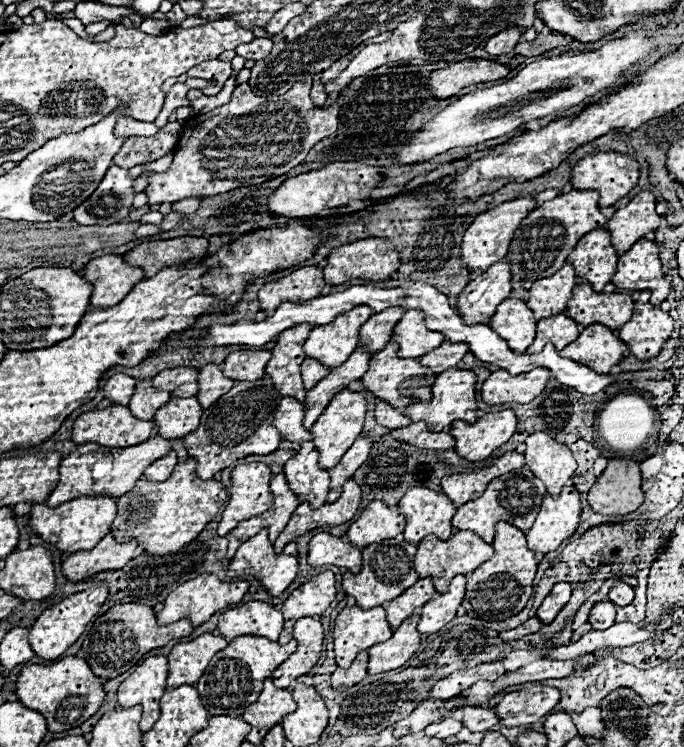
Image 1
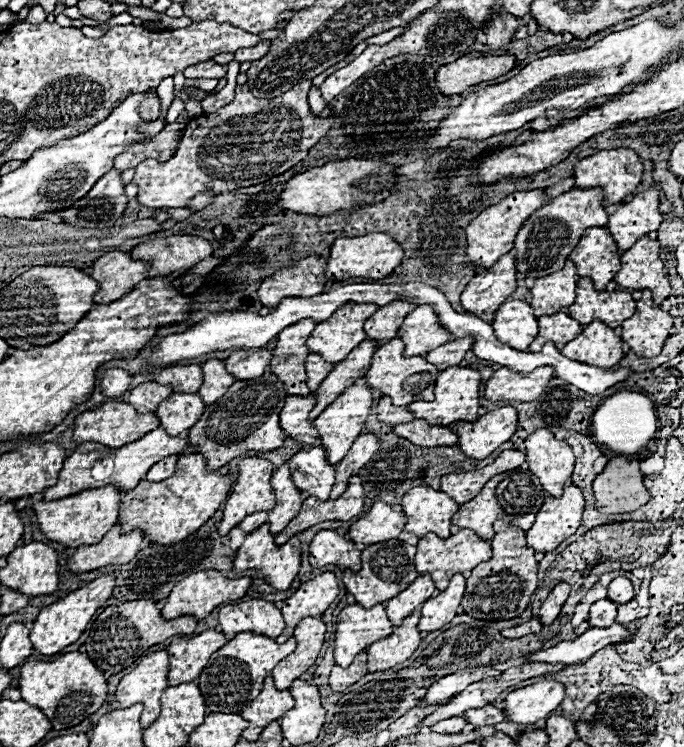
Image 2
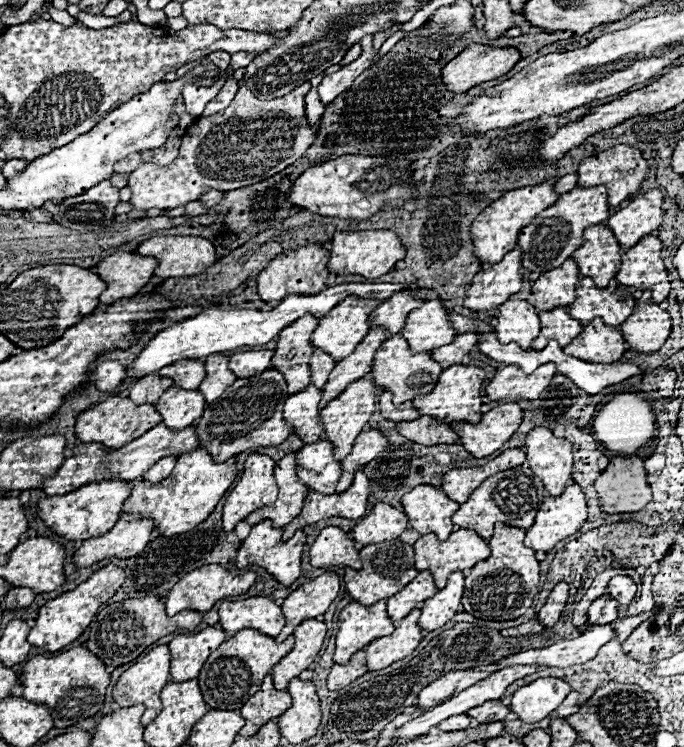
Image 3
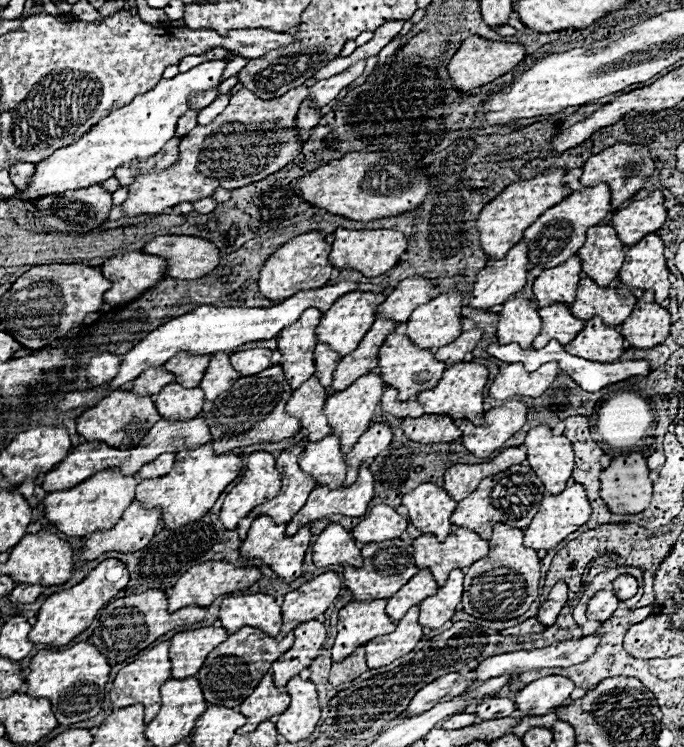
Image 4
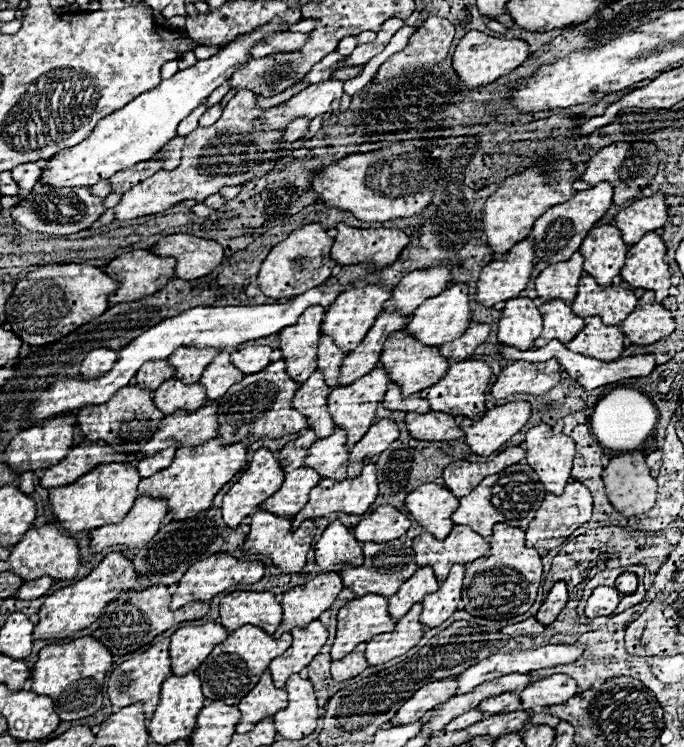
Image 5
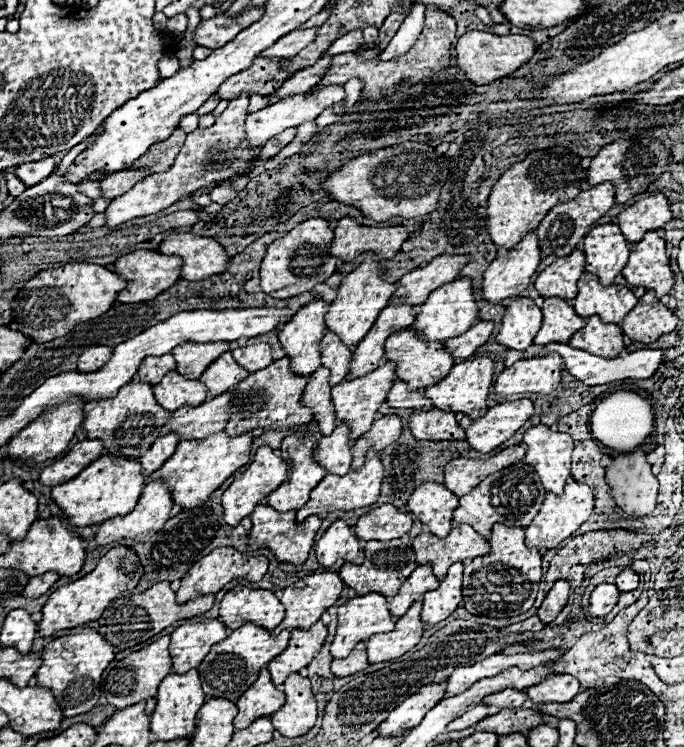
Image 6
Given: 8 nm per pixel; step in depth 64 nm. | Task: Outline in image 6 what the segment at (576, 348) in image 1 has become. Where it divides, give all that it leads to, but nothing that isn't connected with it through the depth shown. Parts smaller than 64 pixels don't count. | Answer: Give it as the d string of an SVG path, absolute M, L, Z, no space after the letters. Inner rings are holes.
M590 316L586 326L568 342L572 348L602 358L616 358L624 348L624 334L618 324L604 324L598 316Z

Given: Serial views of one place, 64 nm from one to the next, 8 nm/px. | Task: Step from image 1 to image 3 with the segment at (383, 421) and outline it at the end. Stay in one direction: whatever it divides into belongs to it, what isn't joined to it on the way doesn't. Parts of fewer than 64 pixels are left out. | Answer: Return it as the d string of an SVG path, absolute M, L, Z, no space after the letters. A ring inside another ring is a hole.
M382 392L378 402L380 402L380 414L386 420L406 422L406 420L416 420L418 418L418 410L414 410L412 404L400 404L400 406L392 404L392 394L390 392Z

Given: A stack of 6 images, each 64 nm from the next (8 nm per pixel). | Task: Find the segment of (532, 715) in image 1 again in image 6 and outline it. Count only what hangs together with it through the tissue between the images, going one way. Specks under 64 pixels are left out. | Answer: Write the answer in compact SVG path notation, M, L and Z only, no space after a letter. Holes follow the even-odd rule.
M550 674L536 686L526 688L528 704L550 704L572 700L580 692L580 682L568 674Z

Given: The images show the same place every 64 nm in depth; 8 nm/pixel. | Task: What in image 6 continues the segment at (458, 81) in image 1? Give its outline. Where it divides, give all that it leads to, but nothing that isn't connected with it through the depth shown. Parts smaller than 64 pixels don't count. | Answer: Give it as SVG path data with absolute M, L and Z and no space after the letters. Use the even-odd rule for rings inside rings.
M472 30L472 32L466 32L464 36L458 38L456 64L460 66L460 70L466 74L466 78L472 84L484 86L484 84L490 84L490 82L518 70L522 64L526 64L526 60L530 60L534 56L534 52L536 52L534 40L530 40L526 36L520 36L520 34L496 36L496 34L490 34L490 32Z

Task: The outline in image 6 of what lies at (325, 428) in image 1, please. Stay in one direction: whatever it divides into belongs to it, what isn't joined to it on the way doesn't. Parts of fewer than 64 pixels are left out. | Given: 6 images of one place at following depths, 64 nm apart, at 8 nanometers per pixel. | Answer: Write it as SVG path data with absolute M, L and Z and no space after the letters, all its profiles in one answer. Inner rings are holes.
M386 362L382 366L378 366L374 372L354 378L354 380L342 380L340 384L332 386L332 404L334 404L334 414L338 418L338 422L348 424L350 428L350 438L358 440L364 432L370 430L370 426L374 424L374 416L378 412L378 406L386 400L388 390L394 384L394 364Z

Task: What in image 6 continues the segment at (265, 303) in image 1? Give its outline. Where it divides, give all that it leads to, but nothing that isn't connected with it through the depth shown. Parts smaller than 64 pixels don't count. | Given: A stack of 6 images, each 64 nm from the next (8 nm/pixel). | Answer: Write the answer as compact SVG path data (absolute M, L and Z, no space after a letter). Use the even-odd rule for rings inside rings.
M310 218L298 224L284 238L278 238L268 246L268 252L260 268L262 290L278 300L288 300L302 292L310 292L316 284L328 280L336 272L336 266L342 266L340 258L330 256L330 246L332 246L330 222L322 218Z

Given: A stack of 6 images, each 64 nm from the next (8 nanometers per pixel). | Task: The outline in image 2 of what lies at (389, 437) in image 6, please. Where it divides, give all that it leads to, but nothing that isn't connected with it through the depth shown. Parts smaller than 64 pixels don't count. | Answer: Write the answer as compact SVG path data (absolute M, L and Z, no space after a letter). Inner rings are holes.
M374 434L358 436L358 440L350 448L350 452L344 456L344 460L336 464L336 480L334 480L334 488L330 492L330 500L338 498L346 490L346 480L350 480L350 476L354 476L372 458L372 454L378 450L378 446L380 446L380 440Z

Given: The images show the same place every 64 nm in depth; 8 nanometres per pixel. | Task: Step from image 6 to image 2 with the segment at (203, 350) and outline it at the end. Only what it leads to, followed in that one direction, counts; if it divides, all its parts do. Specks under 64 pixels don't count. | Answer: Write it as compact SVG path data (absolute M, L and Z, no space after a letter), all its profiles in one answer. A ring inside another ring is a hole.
M196 364L188 366L172 366L160 370L154 380L158 384L170 384L174 392L186 392L186 394L196 394L202 386L202 368Z

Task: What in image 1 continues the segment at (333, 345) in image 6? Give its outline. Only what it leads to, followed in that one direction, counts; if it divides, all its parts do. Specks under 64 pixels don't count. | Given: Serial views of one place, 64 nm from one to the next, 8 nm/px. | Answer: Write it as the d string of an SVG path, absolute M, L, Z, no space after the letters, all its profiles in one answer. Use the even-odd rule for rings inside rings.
M306 358L304 364L300 366L300 374L302 374L302 382L304 382L304 388L310 390L314 388L314 384L318 384L322 378L328 376L328 368L322 368L322 364L318 364L316 360L310 360Z

